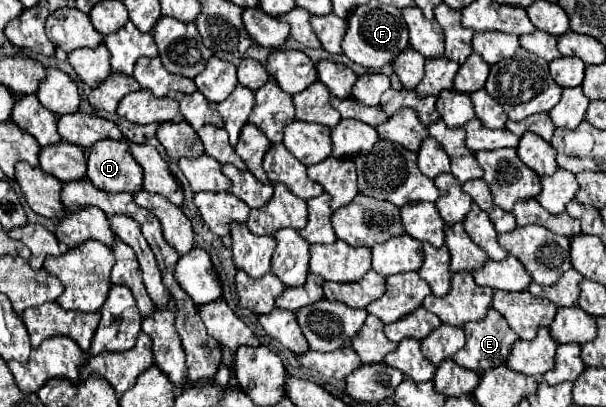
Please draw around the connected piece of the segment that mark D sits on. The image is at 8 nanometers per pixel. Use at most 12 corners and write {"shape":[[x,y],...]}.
{"shape":[[127,141],[87,151],[87,179],[107,193],[139,193],[143,171]]}

